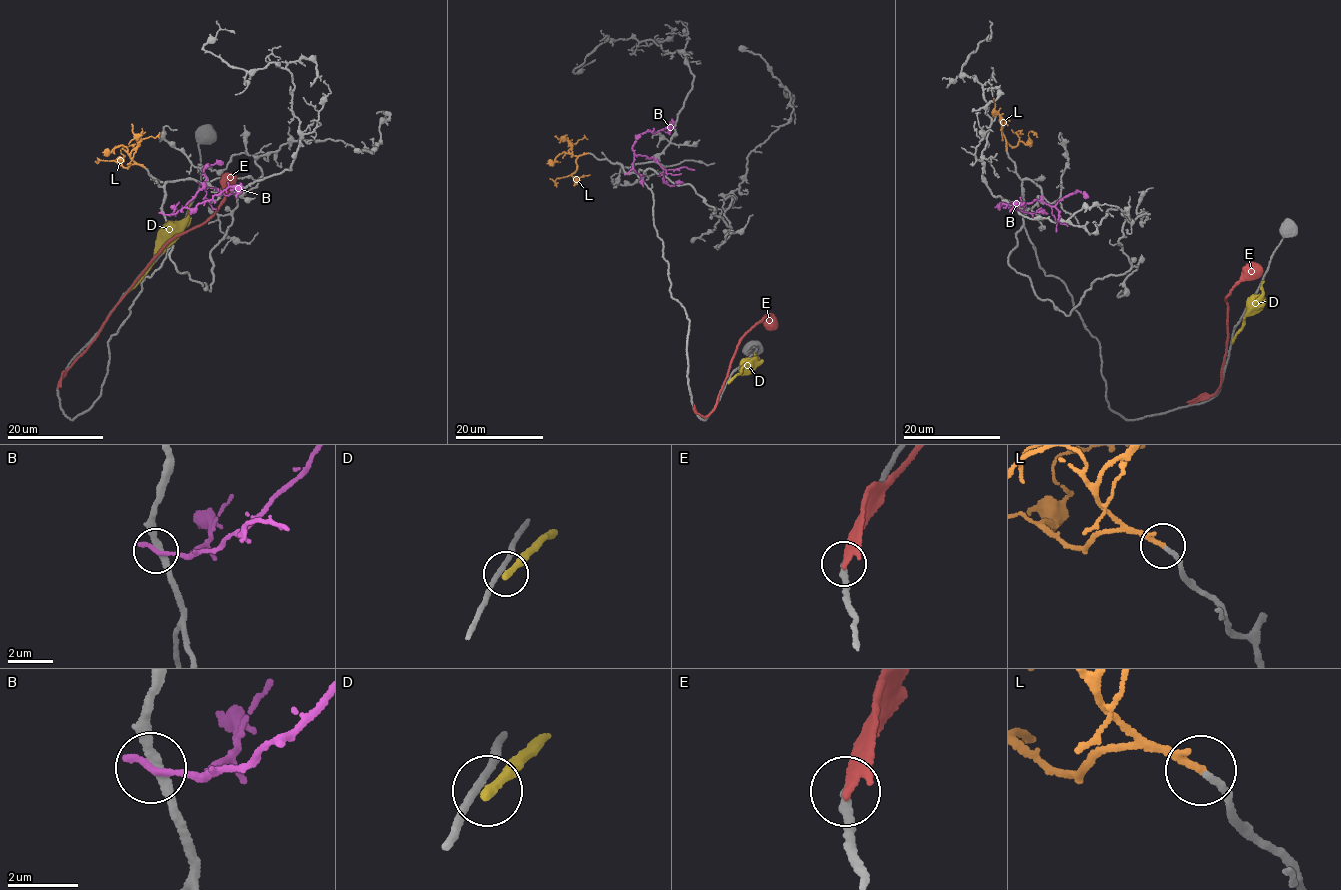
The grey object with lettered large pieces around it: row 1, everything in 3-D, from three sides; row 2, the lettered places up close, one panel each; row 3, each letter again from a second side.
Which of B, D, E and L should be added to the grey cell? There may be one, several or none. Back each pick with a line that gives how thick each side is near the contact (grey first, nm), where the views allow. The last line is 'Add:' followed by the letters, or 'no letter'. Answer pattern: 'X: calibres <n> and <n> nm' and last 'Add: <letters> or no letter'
L: calibres 180 and 190 nm
Add: L

